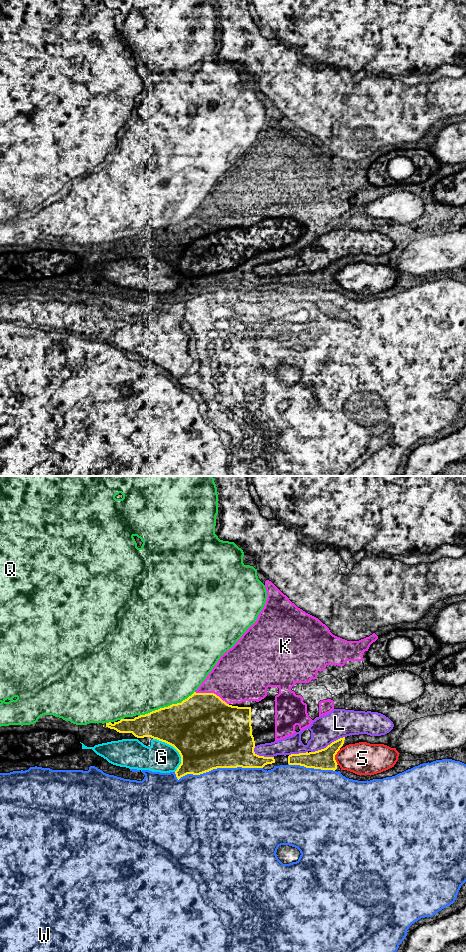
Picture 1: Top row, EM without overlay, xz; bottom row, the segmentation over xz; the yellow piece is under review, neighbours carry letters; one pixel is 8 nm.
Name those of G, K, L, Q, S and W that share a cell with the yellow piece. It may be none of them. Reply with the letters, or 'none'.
K

